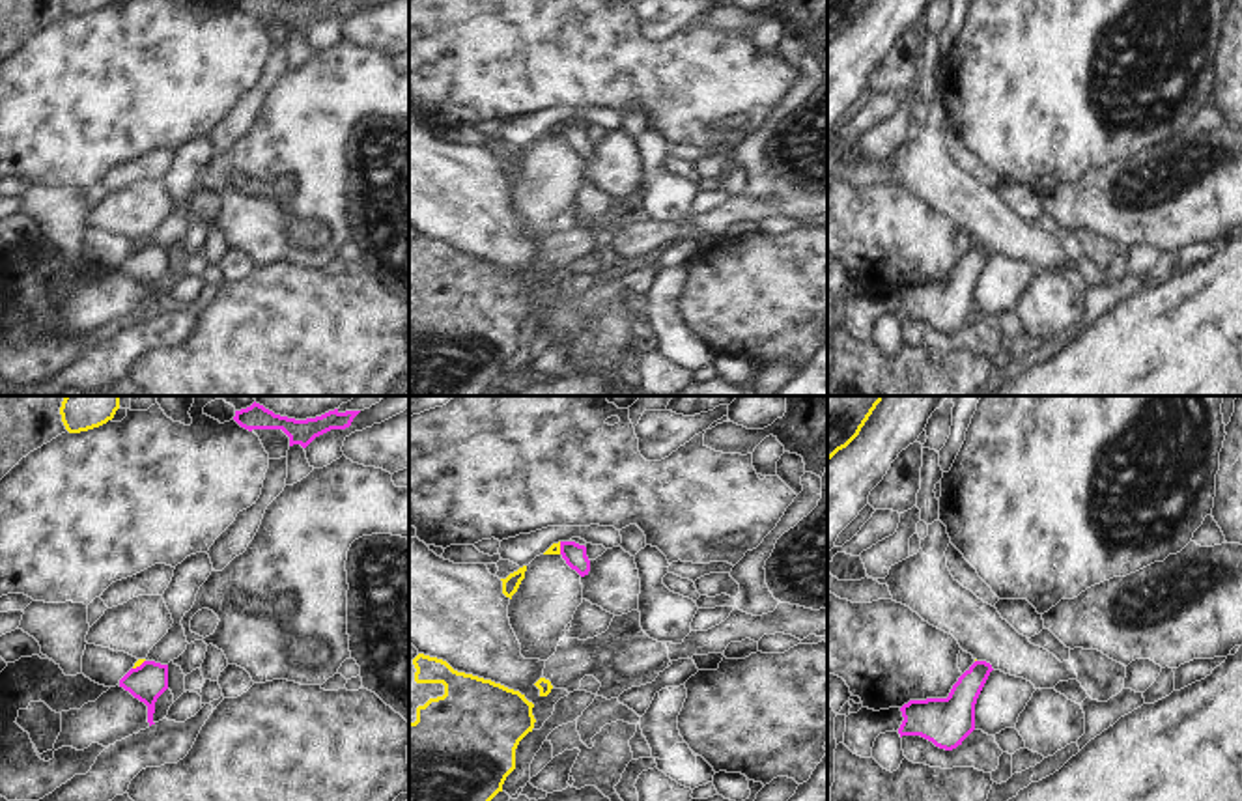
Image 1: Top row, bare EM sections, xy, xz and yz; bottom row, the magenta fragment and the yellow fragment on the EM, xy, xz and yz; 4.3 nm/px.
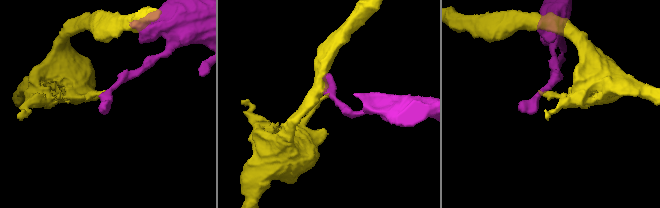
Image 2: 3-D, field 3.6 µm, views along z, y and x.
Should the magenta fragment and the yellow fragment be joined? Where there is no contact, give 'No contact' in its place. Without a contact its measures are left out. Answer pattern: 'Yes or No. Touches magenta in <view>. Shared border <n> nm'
No. Touches magenta in xy. Shared border 70 nm

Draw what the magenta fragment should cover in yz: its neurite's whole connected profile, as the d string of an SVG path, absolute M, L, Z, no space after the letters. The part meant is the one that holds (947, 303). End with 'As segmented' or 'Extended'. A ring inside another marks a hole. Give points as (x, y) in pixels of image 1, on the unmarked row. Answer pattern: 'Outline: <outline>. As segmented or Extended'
Outline: M975 243L953 267L947 280L910 282L900 289L902 317L921 317L936 329L953 332L975 312L975 286L992 254L986 243Z. As segmented

